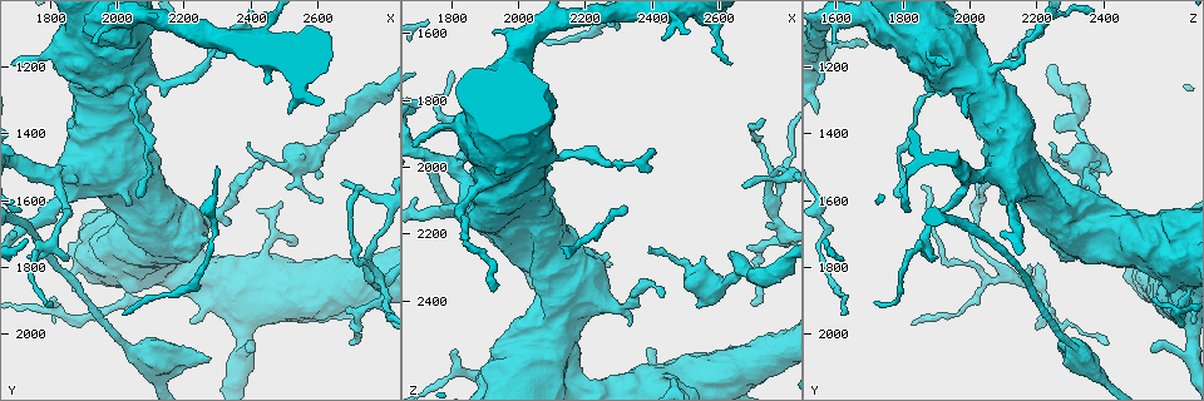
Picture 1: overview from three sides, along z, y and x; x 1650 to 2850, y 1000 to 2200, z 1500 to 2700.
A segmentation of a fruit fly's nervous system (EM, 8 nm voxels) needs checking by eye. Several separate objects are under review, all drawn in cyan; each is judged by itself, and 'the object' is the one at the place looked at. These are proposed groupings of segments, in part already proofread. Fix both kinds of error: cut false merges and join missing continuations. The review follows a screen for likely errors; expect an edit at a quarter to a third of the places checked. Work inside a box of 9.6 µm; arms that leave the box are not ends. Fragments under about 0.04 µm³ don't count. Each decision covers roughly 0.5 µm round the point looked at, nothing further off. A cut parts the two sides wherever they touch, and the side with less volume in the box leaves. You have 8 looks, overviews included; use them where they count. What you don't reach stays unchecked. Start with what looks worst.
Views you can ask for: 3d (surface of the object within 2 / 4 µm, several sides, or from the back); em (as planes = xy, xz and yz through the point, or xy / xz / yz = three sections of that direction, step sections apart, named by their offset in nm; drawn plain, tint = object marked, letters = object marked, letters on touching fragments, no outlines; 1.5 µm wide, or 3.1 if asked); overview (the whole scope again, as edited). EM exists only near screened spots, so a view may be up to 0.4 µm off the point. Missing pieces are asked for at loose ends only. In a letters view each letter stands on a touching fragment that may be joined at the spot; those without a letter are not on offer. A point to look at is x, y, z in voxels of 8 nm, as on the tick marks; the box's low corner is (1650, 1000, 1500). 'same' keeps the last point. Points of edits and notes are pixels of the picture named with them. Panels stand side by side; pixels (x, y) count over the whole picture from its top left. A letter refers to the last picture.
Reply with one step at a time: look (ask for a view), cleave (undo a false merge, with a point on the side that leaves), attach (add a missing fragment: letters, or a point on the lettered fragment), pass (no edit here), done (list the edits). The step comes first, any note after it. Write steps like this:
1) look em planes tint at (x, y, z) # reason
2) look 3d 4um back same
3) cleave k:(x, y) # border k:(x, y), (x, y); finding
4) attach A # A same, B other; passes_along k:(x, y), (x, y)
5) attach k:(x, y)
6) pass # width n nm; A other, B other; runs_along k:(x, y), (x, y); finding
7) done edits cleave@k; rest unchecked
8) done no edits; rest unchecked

look 3d 2um at (2400, 1440, 2240) # thin end

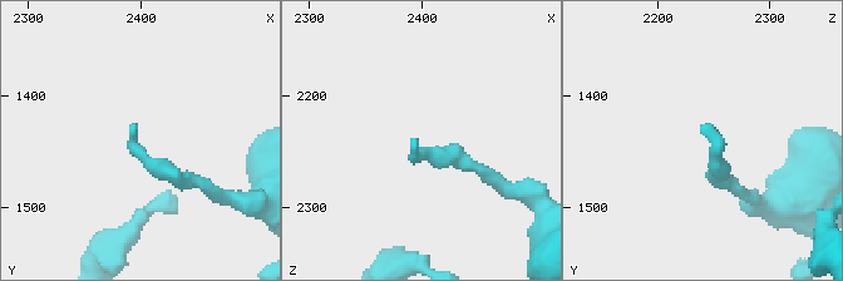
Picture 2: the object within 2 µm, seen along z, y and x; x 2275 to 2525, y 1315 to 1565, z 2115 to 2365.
look em planes letters at (2390, 1430, 2242)

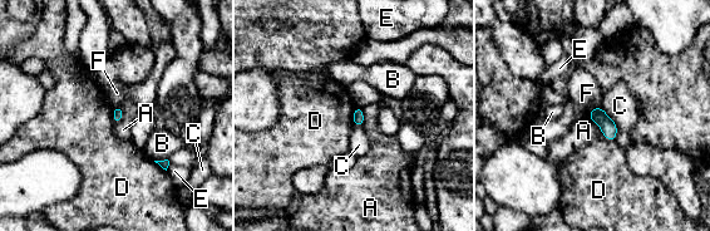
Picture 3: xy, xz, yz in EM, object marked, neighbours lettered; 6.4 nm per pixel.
pass # A other, B other, C other, D other, E other, F other; border 3:(600, 127), (607, 139), (615, 139); none of them fits

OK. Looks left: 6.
look em xy step 4 letters at (2270, 2070, 2290) # an open end

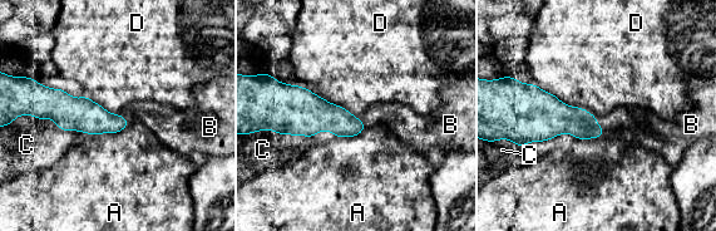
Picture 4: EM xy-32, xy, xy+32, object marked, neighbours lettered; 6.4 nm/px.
look em planes letters same

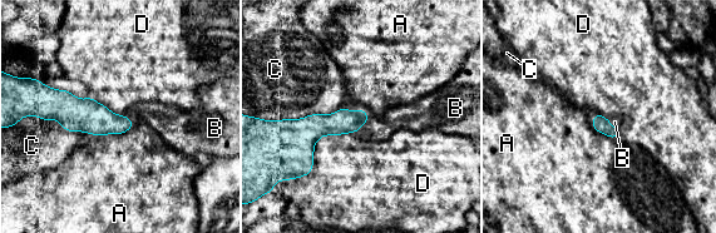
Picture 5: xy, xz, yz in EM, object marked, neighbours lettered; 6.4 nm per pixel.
attach B # A other, B same, C other, D other; passes_along 5:(342, 122), (364, 123), (401, 117); it goes on there

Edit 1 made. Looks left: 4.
look 3d 4um back at (1930, 1120, 1610) # an open end

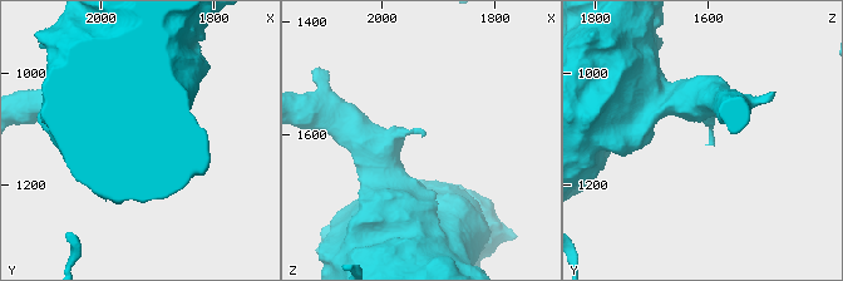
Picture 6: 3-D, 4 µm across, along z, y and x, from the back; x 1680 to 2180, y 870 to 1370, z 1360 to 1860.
look em planes letters at (1920, 1130, 1600)

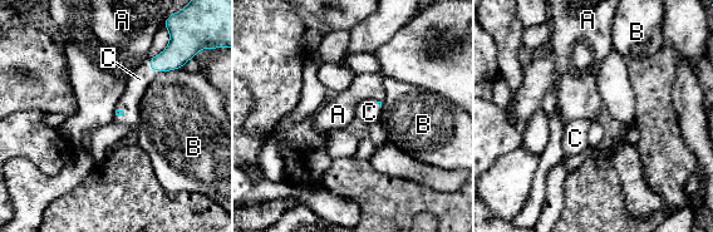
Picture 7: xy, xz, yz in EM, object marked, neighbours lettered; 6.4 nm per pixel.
attach C # A other, B other, C same; passes_along 7:(183, 44), (153, 69), (139, 79); the neuron continues

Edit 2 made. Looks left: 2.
done edits attach@5, attach@7; rest unchecked

